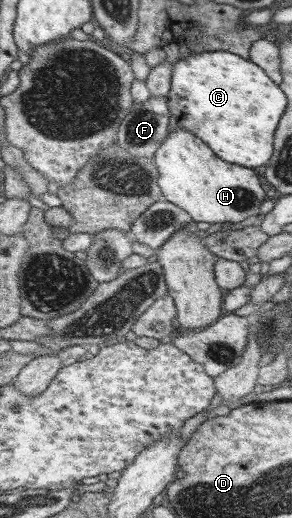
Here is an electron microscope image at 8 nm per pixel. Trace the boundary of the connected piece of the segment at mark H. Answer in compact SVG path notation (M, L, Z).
M176 127L168 133L154 161L161 170L160 186L164 197L188 211L195 223L232 224L243 221L250 215L258 215L259 205L266 199L253 169L221 161L203 139L183 127Z

